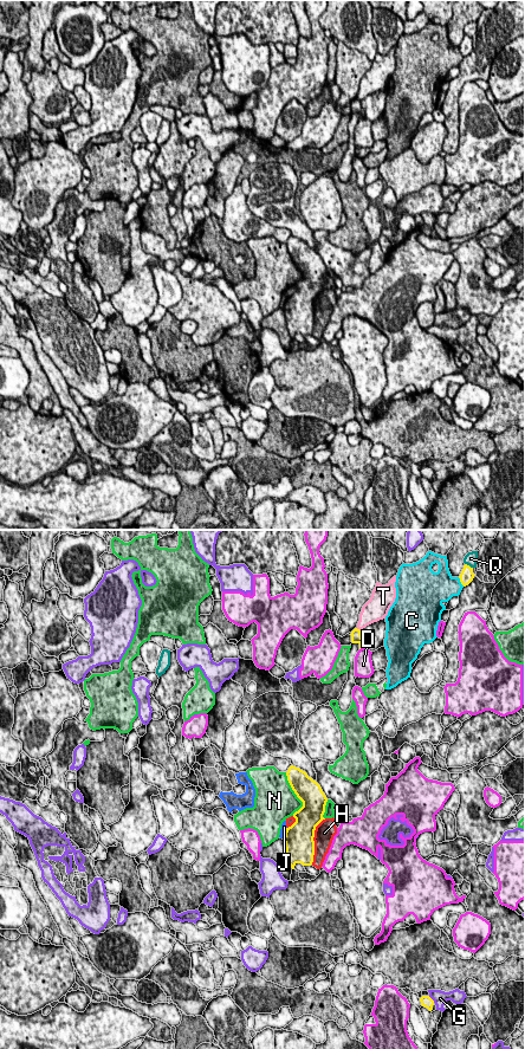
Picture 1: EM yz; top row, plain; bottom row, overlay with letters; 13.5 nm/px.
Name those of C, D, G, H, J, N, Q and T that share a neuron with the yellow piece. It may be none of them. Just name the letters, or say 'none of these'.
none of these

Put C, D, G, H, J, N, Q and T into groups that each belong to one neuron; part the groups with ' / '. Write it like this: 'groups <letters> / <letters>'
groups C / D G / H / J / N / Q / T

